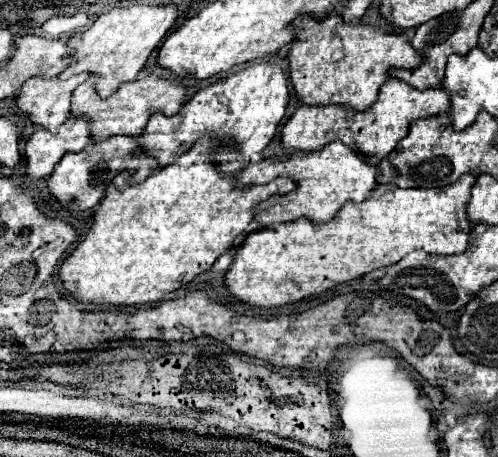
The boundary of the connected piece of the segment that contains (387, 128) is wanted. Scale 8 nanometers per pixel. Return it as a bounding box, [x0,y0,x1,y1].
[282,79,450,159]

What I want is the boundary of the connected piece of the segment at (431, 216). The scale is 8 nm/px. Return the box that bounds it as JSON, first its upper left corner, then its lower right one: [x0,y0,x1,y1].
[224,175,474,307]

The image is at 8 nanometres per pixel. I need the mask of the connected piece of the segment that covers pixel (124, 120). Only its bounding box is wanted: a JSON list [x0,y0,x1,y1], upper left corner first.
[70,75,186,141]

